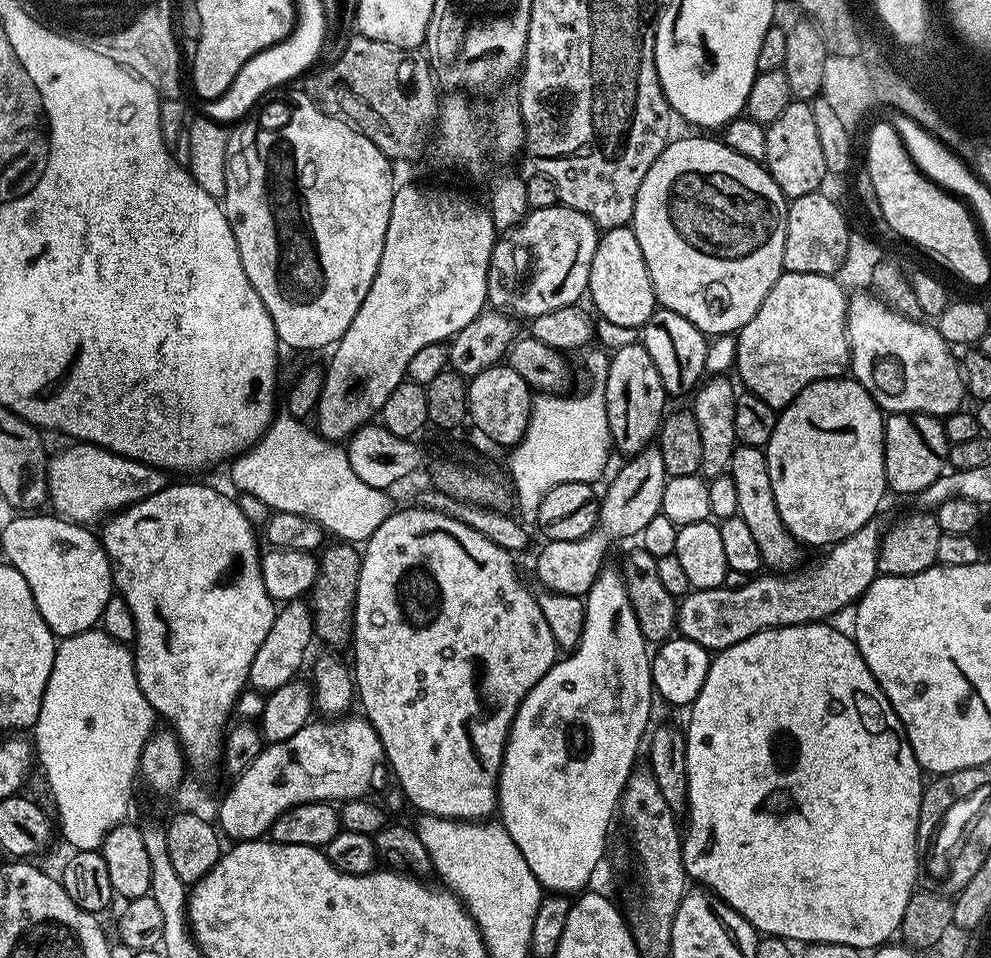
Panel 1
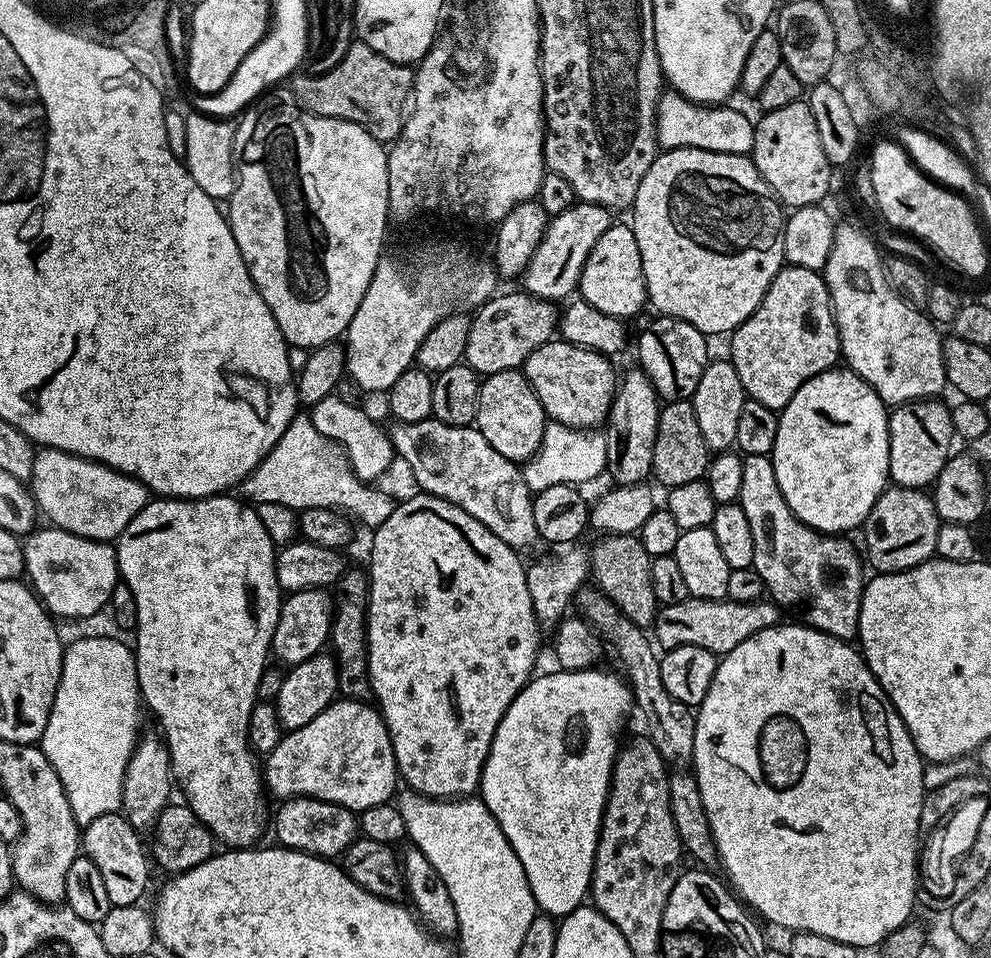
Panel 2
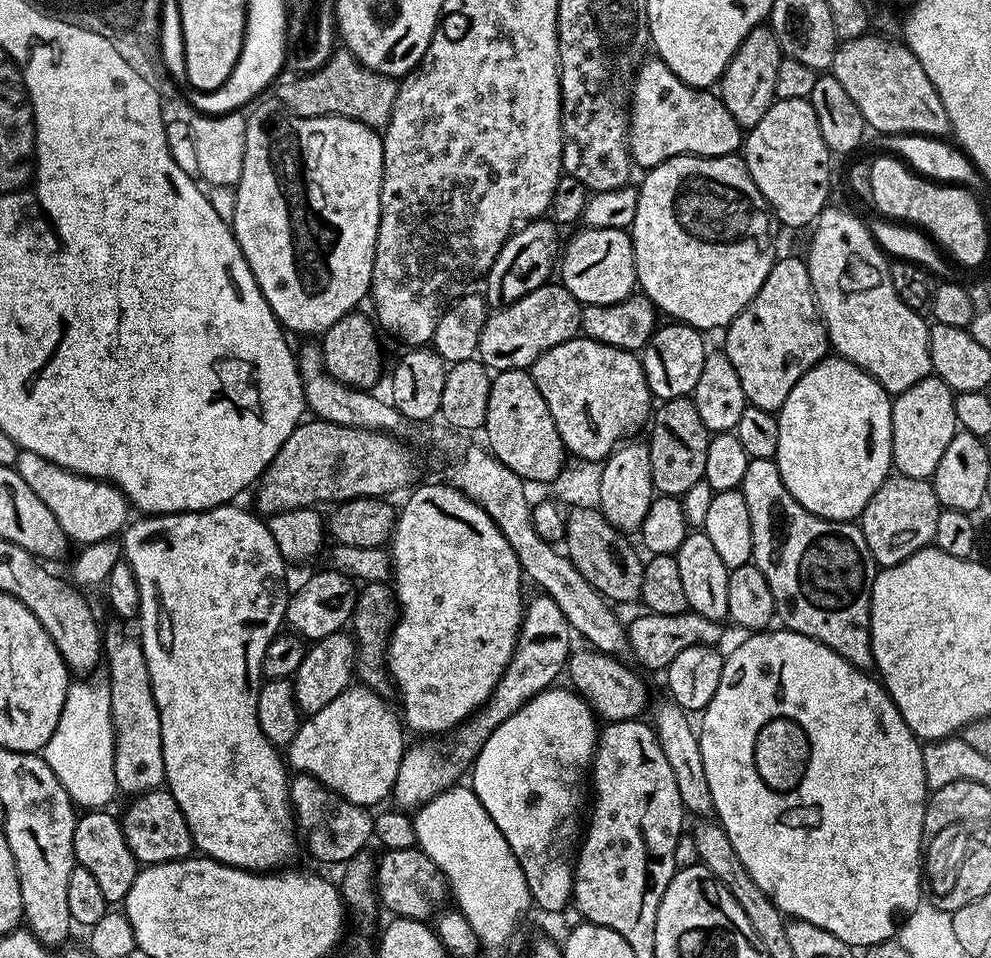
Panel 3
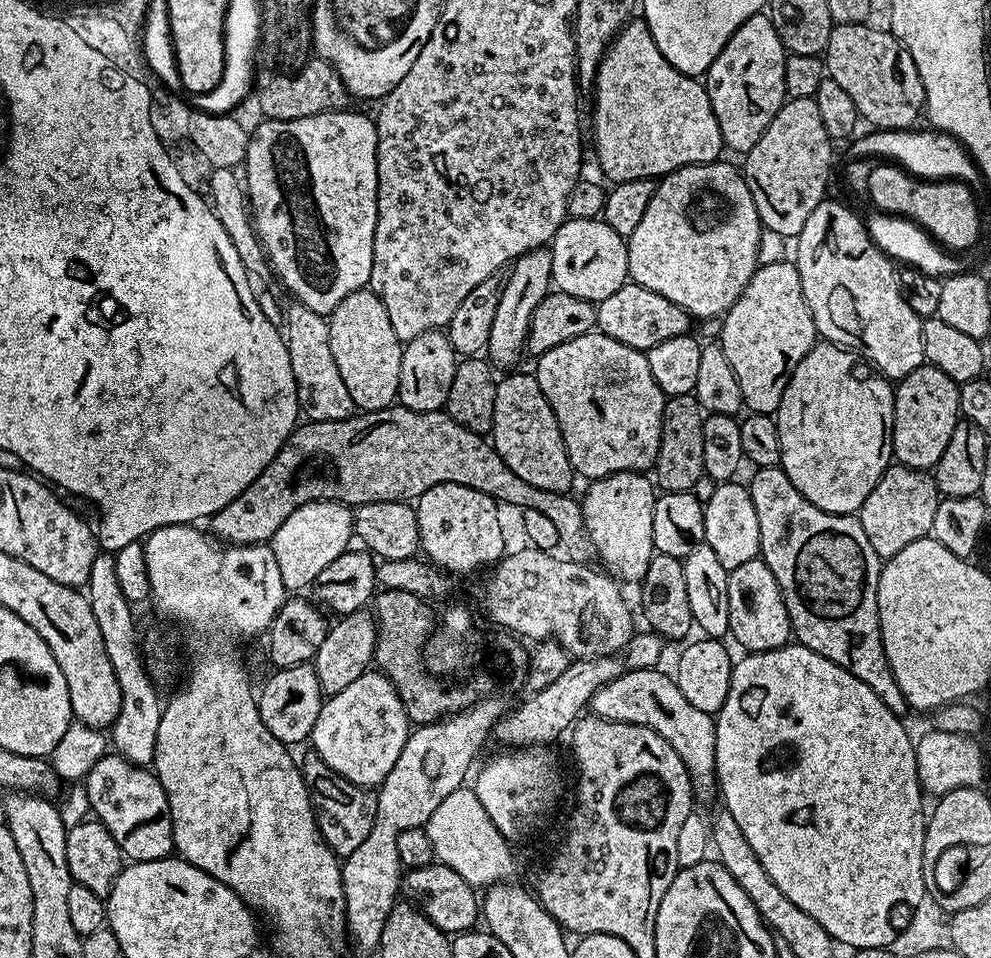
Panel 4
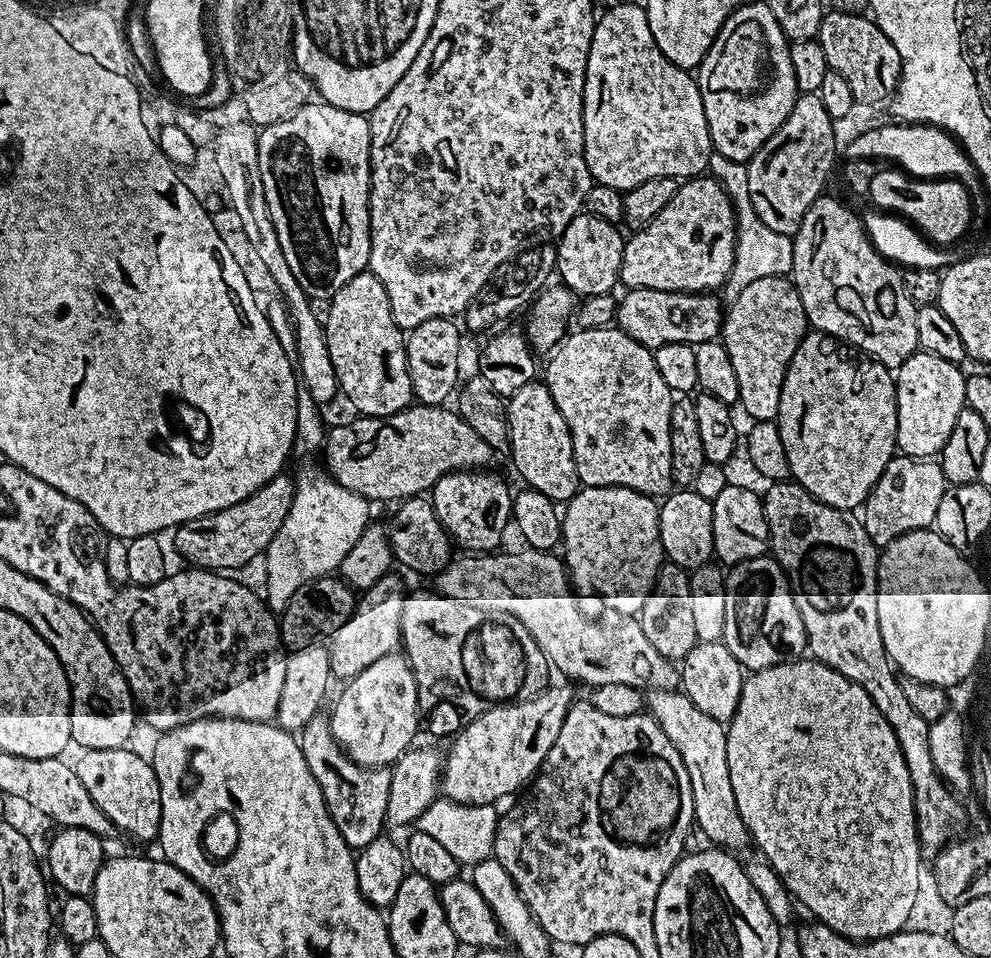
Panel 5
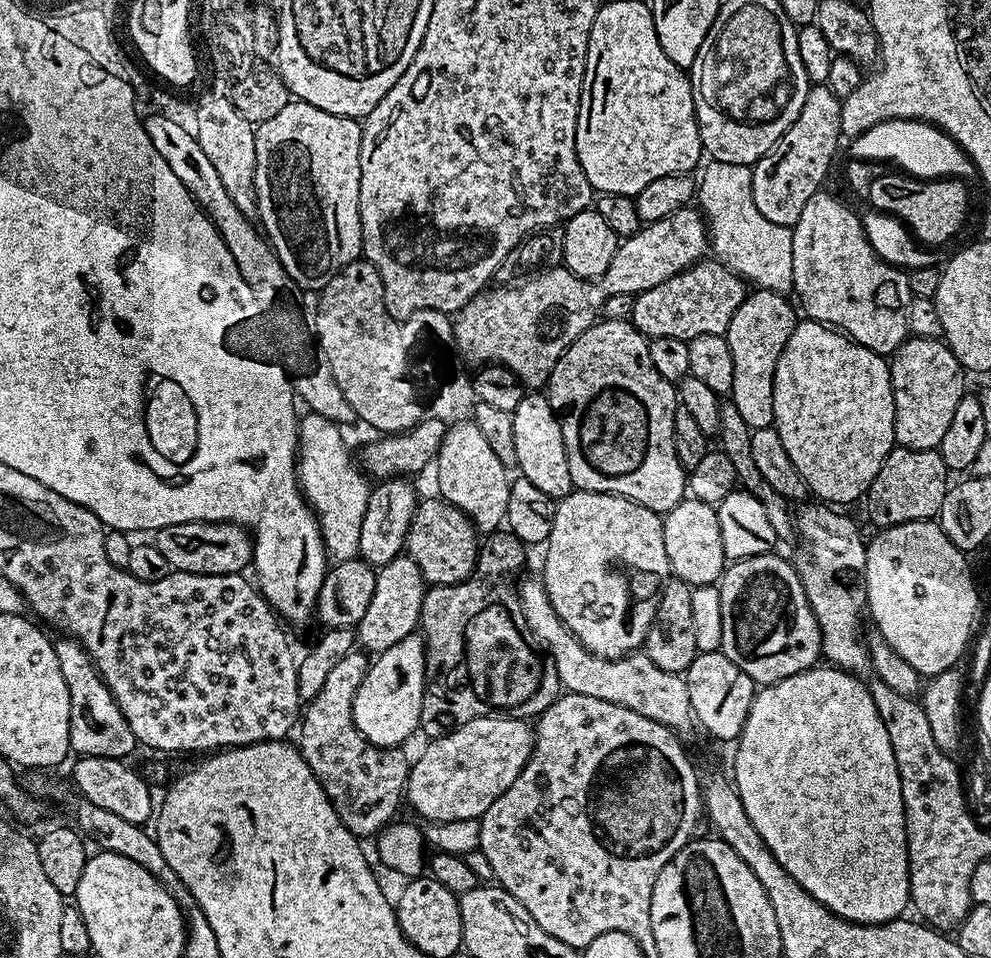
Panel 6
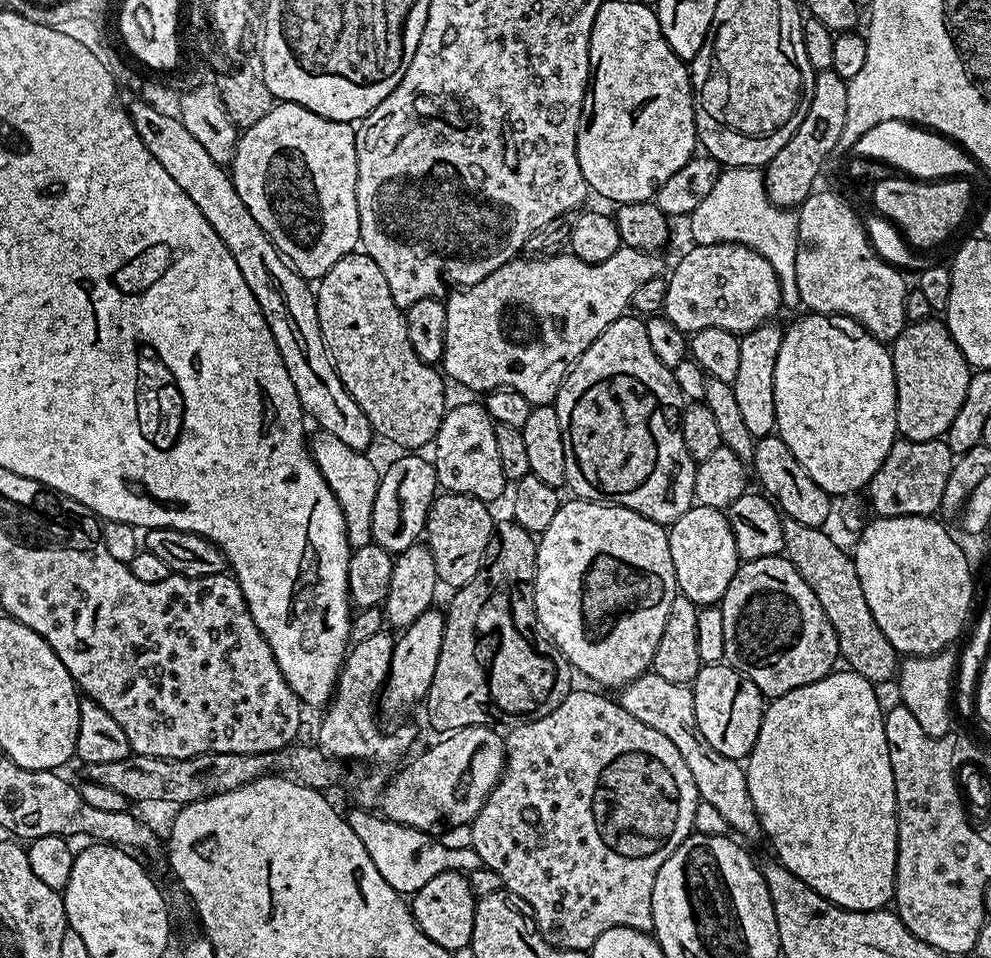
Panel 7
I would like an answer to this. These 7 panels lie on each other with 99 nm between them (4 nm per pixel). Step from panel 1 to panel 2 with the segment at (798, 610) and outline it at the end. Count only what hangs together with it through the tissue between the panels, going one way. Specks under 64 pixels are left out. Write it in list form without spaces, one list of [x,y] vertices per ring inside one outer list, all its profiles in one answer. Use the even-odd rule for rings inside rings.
[[[689,598],[682,602],[663,605],[657,611],[654,640],[664,650],[678,646],[702,646],[702,650],[723,654],[734,650],[734,646],[739,646],[741,642],[746,642],[746,638],[758,634],[758,630],[766,630],[781,623],[780,615],[782,615],[781,609],[768,598],[759,600]]]

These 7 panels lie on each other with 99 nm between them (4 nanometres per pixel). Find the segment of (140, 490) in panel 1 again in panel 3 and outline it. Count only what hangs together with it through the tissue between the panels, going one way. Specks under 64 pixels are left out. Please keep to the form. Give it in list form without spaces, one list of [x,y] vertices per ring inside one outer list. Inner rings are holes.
[[[21,451],[15,465],[16,473],[46,502],[46,506],[58,518],[58,526],[67,534],[69,541],[80,543],[80,546],[97,544],[103,540],[119,537],[129,523],[130,505],[124,493],[115,484],[107,480],[95,480],[89,476],[81,476],[79,472],[71,472],[69,468],[58,466],[54,462],[46,462],[42,454]]]

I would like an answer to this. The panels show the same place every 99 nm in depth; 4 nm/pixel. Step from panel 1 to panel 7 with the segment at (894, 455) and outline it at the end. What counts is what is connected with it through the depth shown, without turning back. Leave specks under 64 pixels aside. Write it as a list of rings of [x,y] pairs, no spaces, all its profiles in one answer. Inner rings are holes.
[[[936,318],[927,320],[918,320],[909,323],[898,334],[896,340],[891,341],[890,351],[892,353],[892,365],[894,366],[894,378],[896,379],[896,430],[897,433],[905,440],[939,440],[947,433],[950,422],[954,422],[954,414],[958,414],[958,410],[962,410],[962,398],[966,398],[966,386],[970,382],[972,372],[970,366],[966,362],[966,358],[962,354],[962,350],[958,350],[958,346],[954,342],[954,338],[948,332],[947,324]]]

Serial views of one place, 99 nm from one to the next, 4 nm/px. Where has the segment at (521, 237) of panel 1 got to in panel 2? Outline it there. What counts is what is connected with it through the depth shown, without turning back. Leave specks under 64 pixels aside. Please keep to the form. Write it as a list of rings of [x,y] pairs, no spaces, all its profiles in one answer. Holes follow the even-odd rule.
[[[576,202],[557,216],[551,217],[542,242],[538,242],[530,262],[522,273],[523,291],[542,300],[567,301],[580,287],[582,266],[590,250],[594,250],[594,242],[598,242],[598,238],[606,234],[612,223],[614,216],[609,209],[583,202]]]

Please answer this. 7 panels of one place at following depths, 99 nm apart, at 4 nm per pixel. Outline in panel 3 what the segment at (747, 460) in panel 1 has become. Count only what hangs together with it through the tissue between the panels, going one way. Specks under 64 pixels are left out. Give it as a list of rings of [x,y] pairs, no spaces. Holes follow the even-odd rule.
[[[775,459],[749,460],[746,478],[742,478],[738,491],[746,498],[746,510],[750,510],[751,563],[762,570],[766,582],[770,582],[770,594],[774,594],[776,607],[775,619],[781,620],[787,631],[806,634],[806,638],[814,638],[822,642],[822,646],[830,646],[834,654],[846,658],[846,662],[855,668],[871,669],[870,598],[878,565],[870,554],[870,546],[866,546],[859,523],[827,520],[810,514],[810,510],[801,506],[790,490],[786,490]]]

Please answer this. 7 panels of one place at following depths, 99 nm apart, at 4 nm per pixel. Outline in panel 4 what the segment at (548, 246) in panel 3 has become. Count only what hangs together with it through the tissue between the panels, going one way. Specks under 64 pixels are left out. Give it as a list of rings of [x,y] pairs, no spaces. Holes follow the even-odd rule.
[[[547,247],[536,248],[532,252],[522,254],[518,259],[511,261],[510,269],[512,273],[508,276],[508,281],[503,281],[500,290],[500,301],[498,302],[498,314],[494,314],[494,326],[490,326],[490,338],[486,349],[486,356],[497,369],[508,370],[520,360],[520,355],[525,355],[528,342],[528,327],[531,326],[531,316],[535,308],[542,302],[544,296],[549,294],[552,284],[552,253]]]

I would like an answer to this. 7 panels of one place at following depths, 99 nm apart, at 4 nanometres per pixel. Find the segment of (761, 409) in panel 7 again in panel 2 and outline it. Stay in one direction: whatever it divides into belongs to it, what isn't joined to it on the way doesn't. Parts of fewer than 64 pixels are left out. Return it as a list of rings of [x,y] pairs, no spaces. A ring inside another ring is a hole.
[[[788,264],[781,268],[780,273],[770,282],[754,314],[750,314],[746,322],[736,327],[736,331],[731,333],[730,340],[732,340],[730,359],[734,370],[738,370],[738,378],[742,378],[745,397],[773,410],[784,408],[790,402],[790,398],[794,398],[802,382],[822,374],[828,368],[837,367],[842,356],[836,315],[823,275],[800,264]]]

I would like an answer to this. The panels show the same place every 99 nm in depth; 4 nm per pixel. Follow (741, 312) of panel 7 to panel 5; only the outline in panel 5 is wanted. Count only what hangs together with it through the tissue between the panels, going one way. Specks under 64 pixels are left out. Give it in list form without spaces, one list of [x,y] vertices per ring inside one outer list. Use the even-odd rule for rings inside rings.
[[[629,288],[619,297],[615,323],[634,342],[655,350],[670,342],[682,342],[693,346],[710,342],[721,335],[724,327],[725,309],[720,308],[720,300],[711,291],[707,292],[667,292],[649,288]]]

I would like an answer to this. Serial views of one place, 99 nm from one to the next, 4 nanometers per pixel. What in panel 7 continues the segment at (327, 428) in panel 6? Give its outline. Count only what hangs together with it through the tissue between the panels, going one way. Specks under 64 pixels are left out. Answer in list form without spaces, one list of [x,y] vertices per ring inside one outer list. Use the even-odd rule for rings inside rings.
[[[319,430],[313,433],[313,436],[312,433],[310,436],[312,460],[318,466],[322,478],[326,478],[332,493],[338,498],[344,515],[344,528],[348,532],[349,545],[355,549],[372,543],[370,518],[374,514],[374,497],[378,495],[381,469],[372,465],[368,454],[346,446],[346,442],[334,438],[334,434]]]

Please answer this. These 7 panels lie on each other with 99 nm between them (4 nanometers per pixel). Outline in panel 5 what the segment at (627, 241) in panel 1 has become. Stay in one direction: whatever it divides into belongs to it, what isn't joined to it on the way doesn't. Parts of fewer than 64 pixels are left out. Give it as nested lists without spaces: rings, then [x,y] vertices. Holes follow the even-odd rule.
[[[587,214],[576,216],[558,237],[556,244],[556,272],[561,276],[563,287],[577,297],[611,293],[620,279],[620,267],[624,261],[625,237],[620,237],[621,229],[602,218]]]

